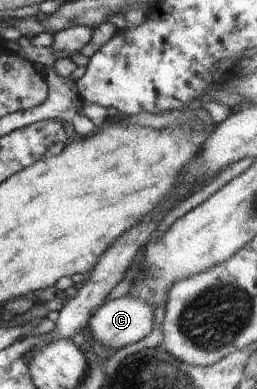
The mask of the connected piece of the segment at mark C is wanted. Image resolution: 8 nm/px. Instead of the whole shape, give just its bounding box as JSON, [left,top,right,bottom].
[88,295,154,351]

